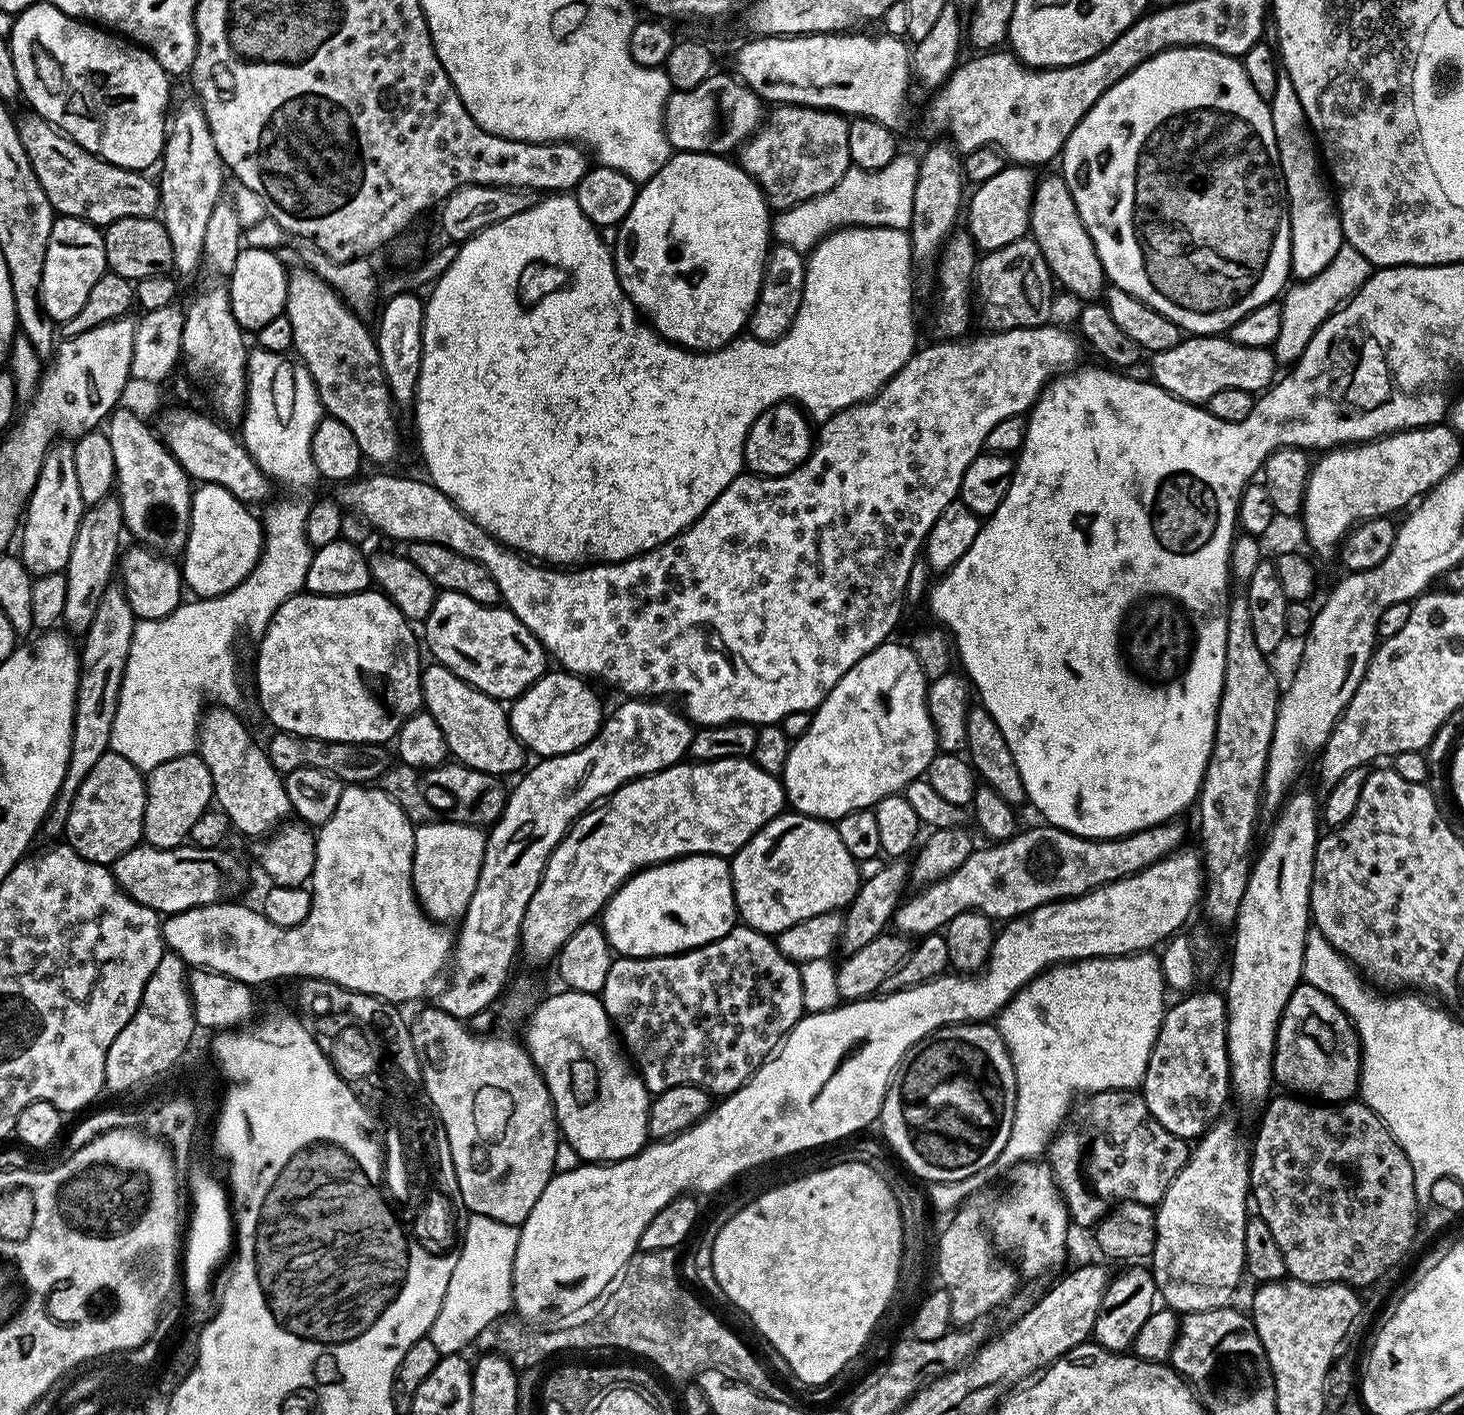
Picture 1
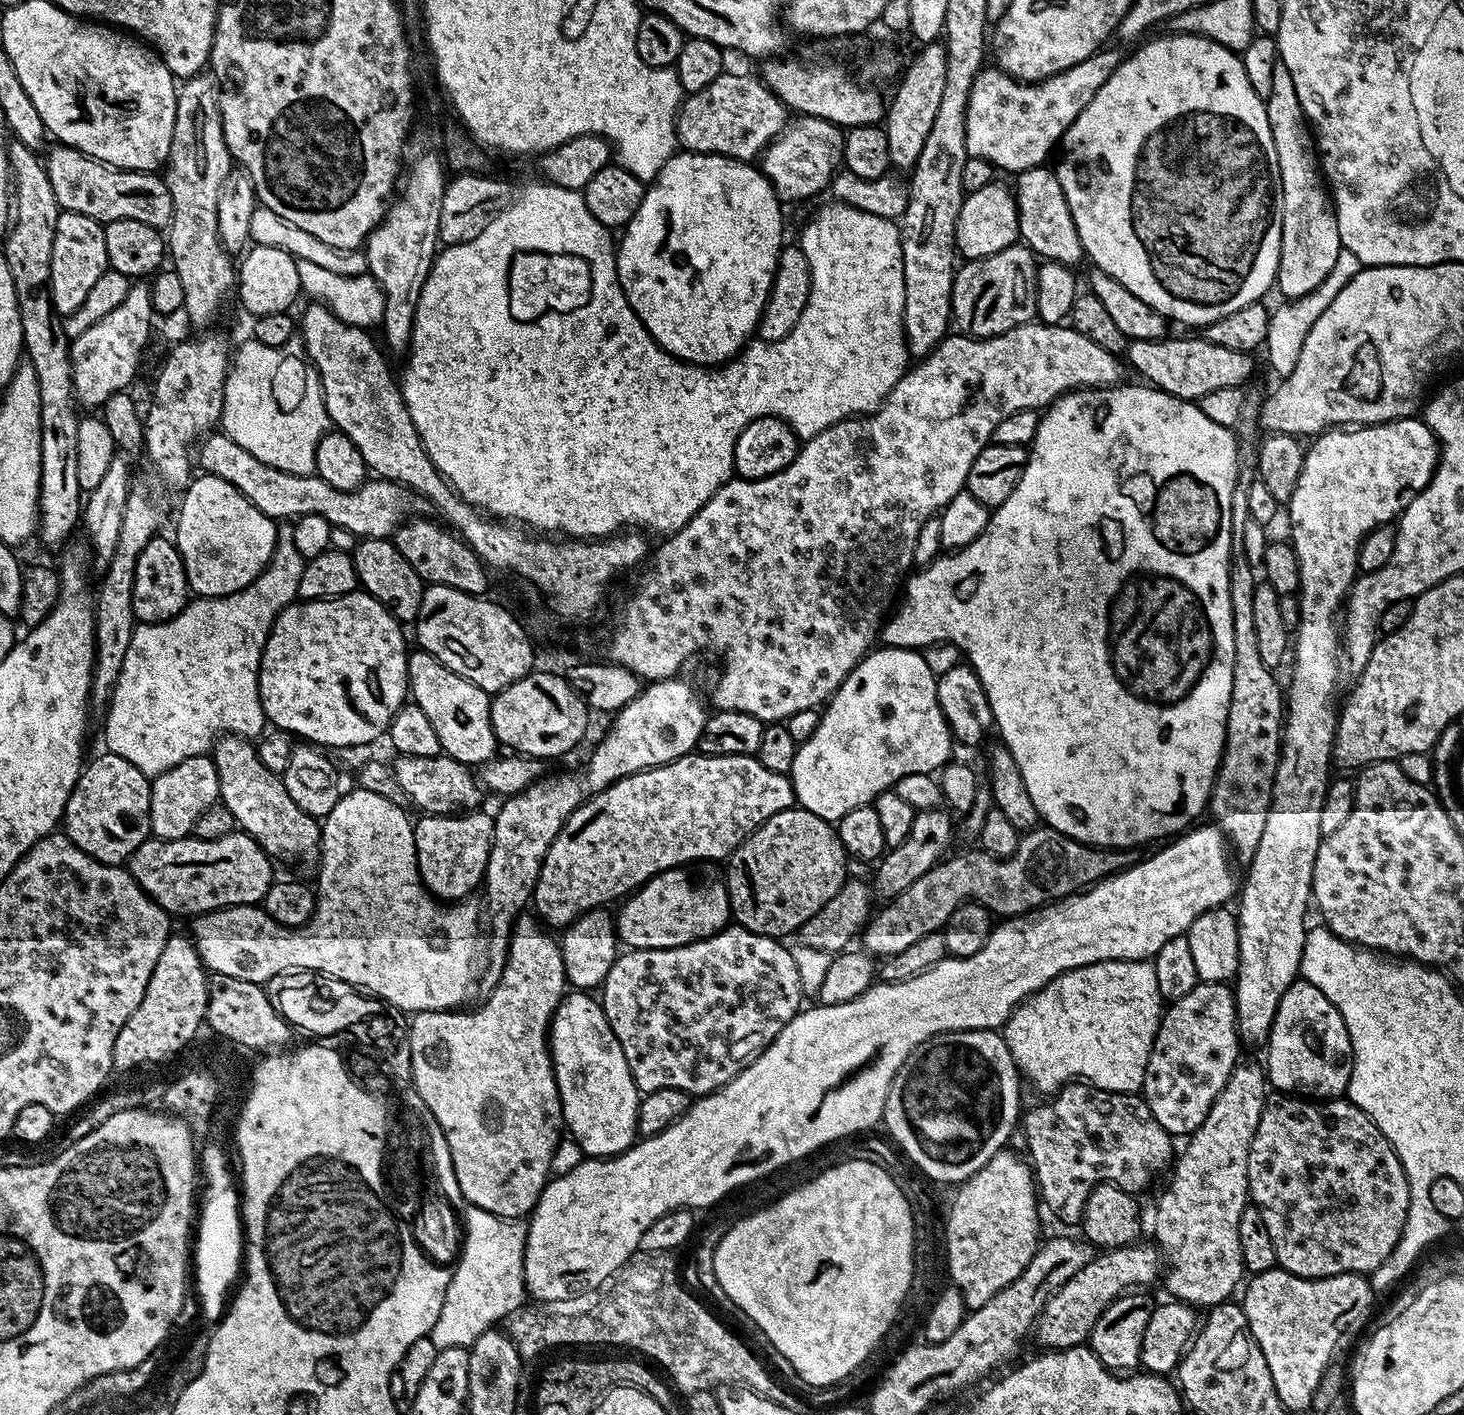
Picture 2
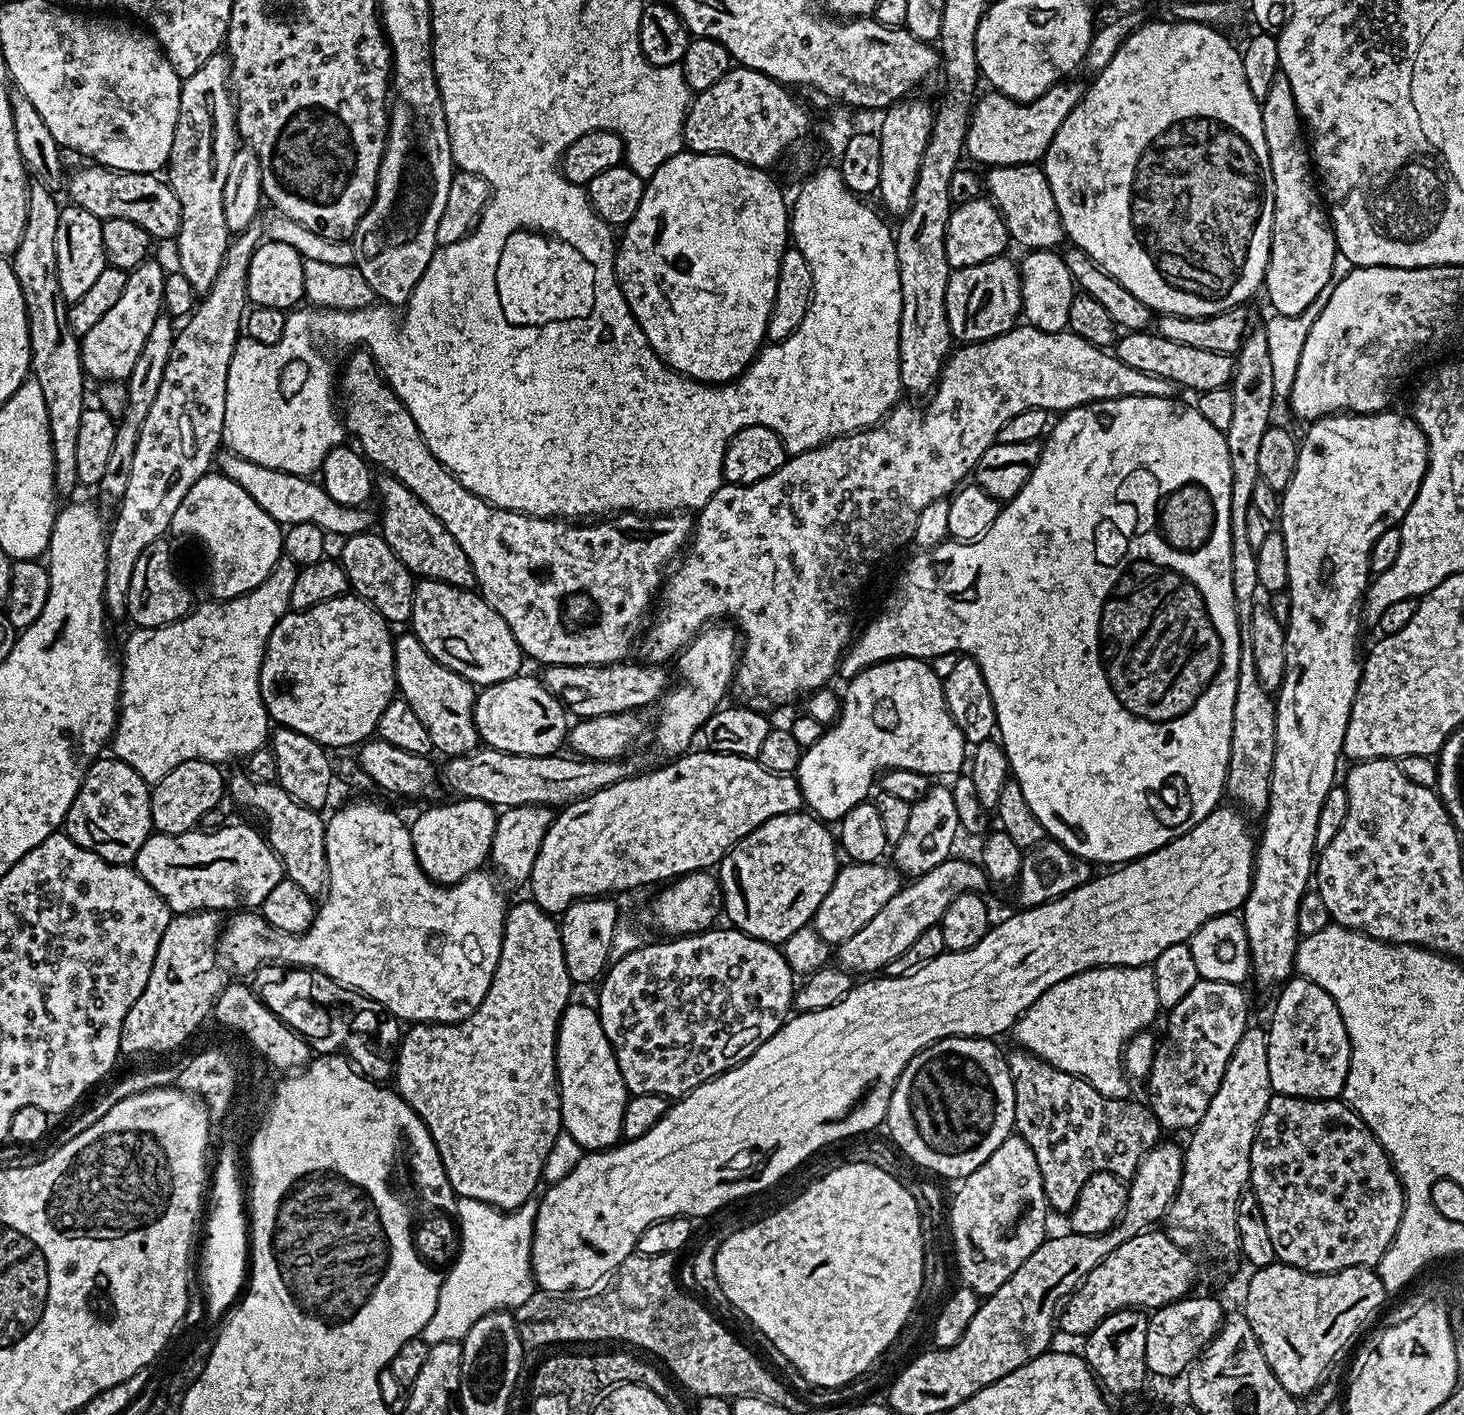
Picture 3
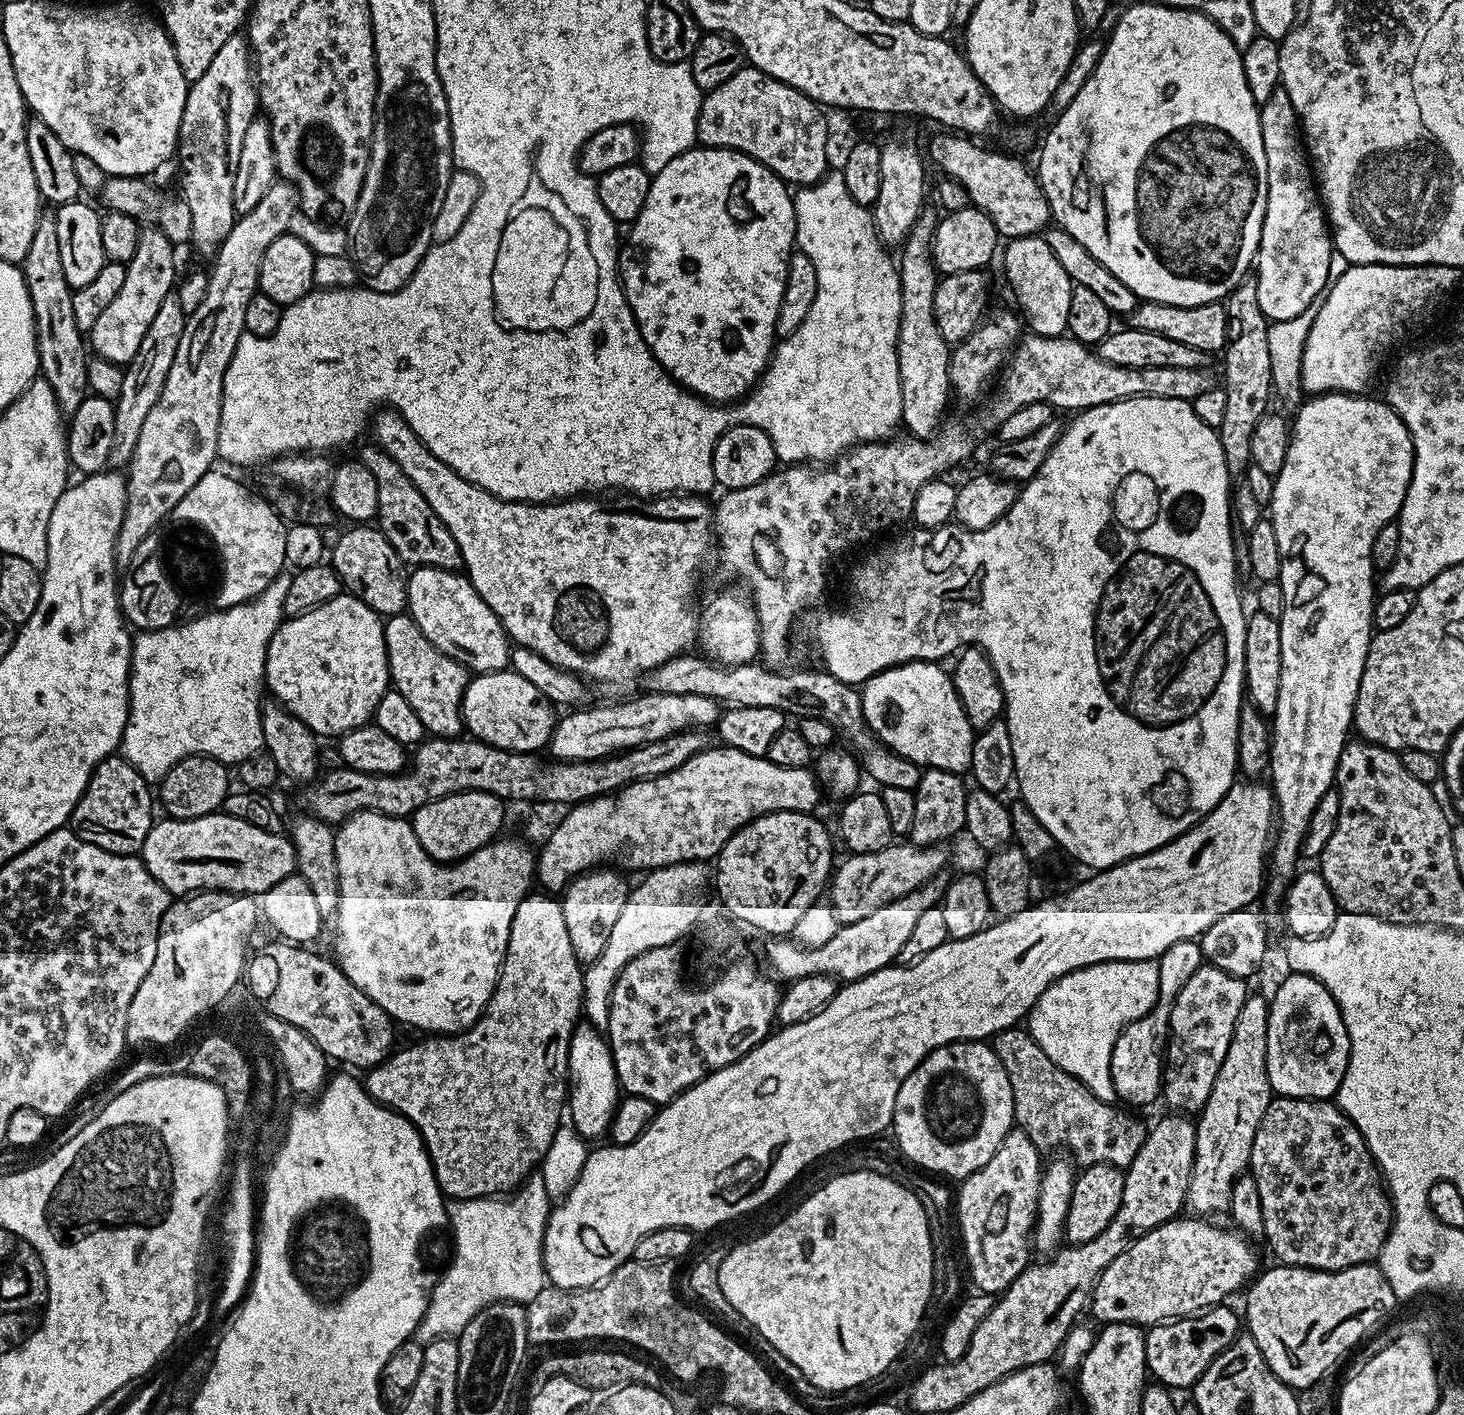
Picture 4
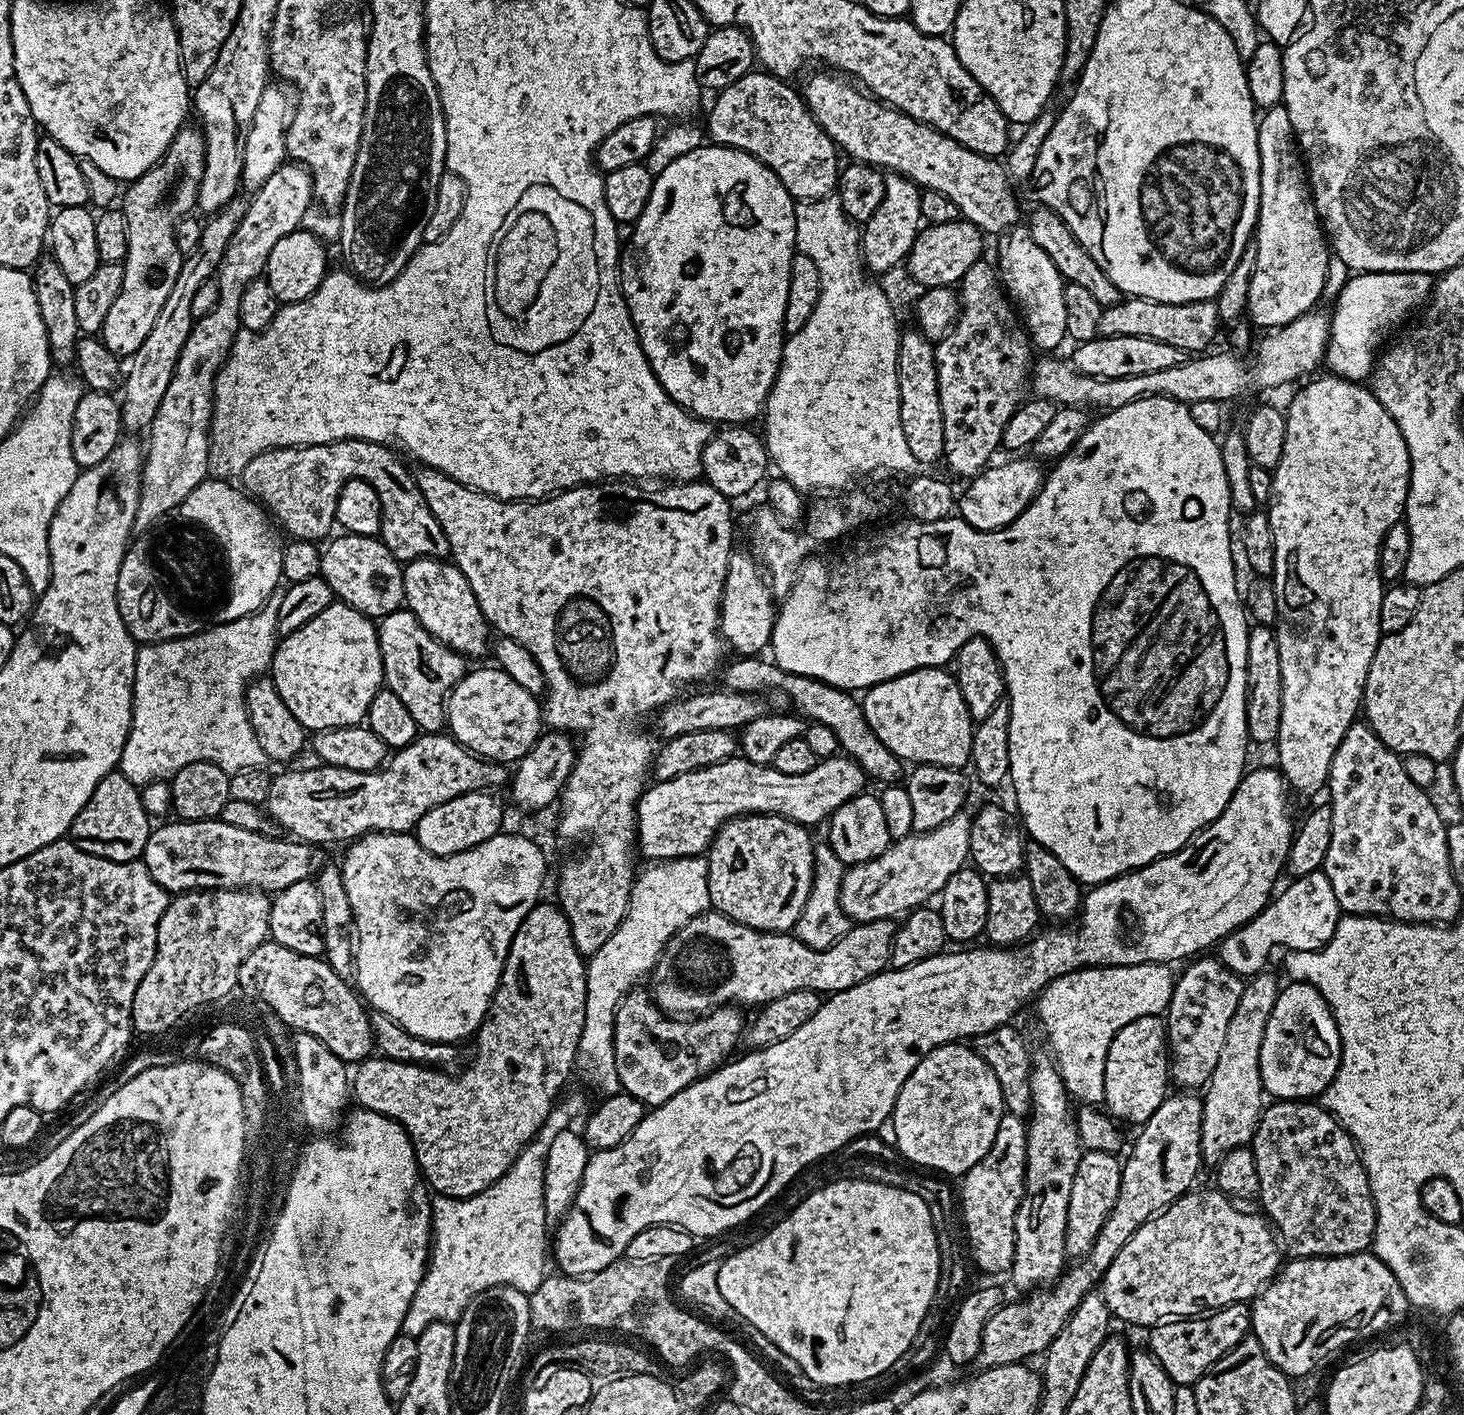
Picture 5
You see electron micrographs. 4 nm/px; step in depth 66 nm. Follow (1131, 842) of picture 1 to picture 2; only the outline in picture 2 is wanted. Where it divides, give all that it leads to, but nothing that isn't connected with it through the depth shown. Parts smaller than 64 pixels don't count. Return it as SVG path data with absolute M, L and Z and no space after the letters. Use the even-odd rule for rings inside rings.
M1037 826L1023 833L1018 846L1005 860L997 860L995 856L979 850L964 852L961 856L949 855L922 874L914 886L887 901L884 909L869 919L862 932L863 951L873 958L898 954L906 950L906 946L918 942L918 938L941 931L950 914L969 902L981 904L1000 918L1022 916L1064 896L1074 896L1101 880L1115 876L1117 872L1123 872L1125 868L1131 868L1137 863L1136 855L1132 850L1109 850L1079 844L1077 840L1047 826Z

